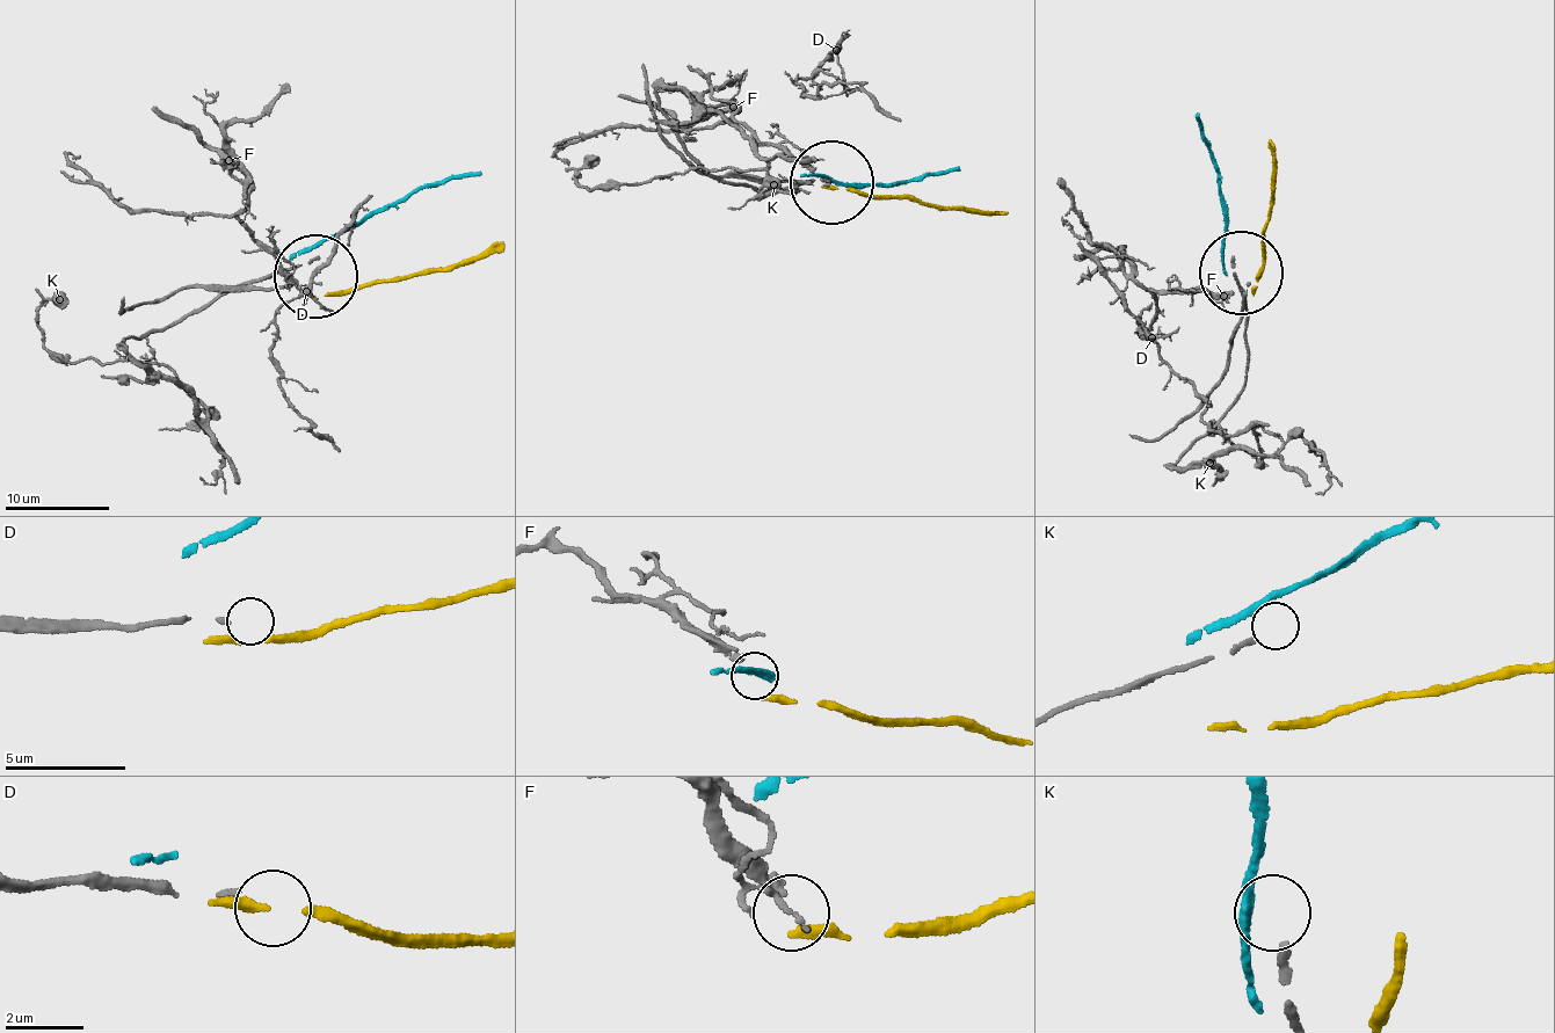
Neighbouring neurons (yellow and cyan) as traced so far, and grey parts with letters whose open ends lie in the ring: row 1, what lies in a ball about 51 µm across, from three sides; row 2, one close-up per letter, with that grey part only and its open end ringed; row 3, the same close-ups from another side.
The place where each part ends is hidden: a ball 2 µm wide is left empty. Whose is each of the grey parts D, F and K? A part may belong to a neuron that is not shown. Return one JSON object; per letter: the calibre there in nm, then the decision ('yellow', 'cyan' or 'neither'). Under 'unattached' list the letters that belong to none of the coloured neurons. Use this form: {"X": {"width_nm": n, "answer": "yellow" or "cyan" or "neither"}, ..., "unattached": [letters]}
{"D": {"width_nm": 180, "answer": "neither"}, "F": {"width_nm": 170, "answer": "neither"}, "K": {"width_nm": 200, "answer": "neither"}, "unattached": ["D", "F", "K"]}

